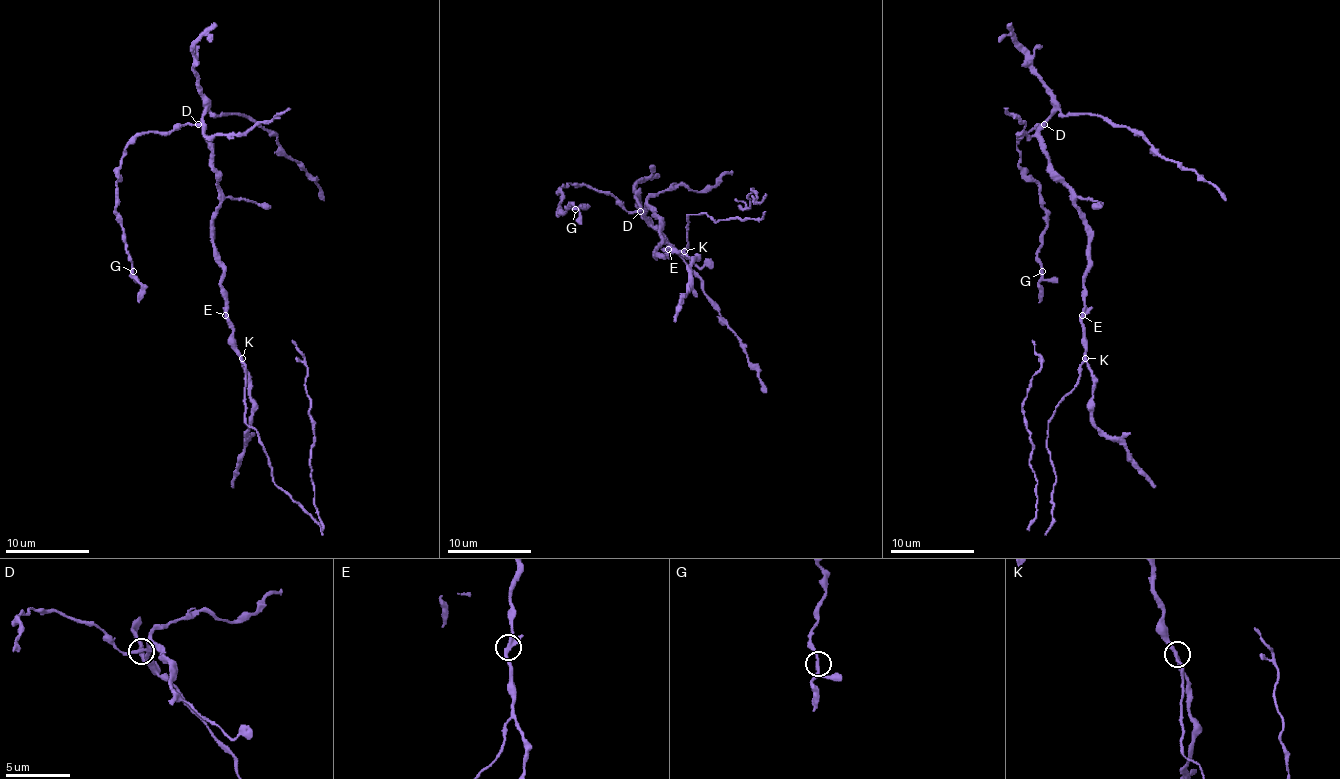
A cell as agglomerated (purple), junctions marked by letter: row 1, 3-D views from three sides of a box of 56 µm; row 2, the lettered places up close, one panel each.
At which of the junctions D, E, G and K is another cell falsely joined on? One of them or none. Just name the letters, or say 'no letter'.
K

